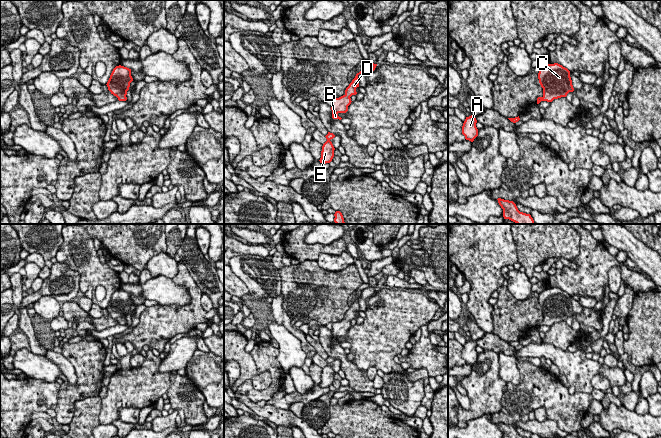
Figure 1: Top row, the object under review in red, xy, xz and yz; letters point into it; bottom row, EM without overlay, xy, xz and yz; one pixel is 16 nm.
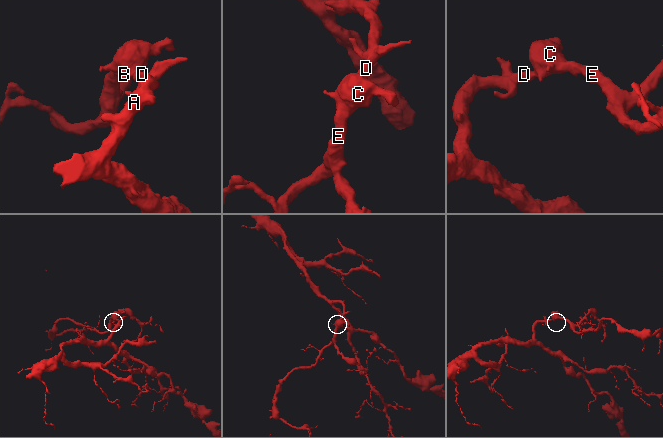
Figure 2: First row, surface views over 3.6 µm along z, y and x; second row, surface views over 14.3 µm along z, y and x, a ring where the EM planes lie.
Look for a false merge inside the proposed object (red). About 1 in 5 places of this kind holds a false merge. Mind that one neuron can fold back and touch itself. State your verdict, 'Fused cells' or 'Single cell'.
Single cell

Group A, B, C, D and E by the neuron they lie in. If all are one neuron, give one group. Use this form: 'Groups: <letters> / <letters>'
Groups: A B C D E

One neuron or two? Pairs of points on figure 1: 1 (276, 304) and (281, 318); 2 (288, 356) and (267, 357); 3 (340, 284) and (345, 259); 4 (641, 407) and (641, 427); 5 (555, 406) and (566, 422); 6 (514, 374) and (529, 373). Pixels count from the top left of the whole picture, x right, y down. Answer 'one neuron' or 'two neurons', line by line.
1: one neuron
2: two neurons
3: two neurons
4: two neurons
5: one neuron
6: two neurons

